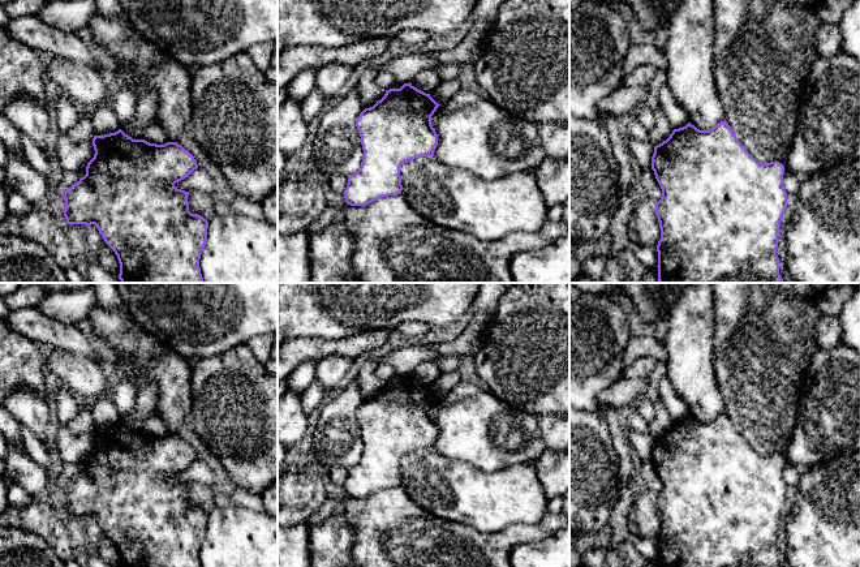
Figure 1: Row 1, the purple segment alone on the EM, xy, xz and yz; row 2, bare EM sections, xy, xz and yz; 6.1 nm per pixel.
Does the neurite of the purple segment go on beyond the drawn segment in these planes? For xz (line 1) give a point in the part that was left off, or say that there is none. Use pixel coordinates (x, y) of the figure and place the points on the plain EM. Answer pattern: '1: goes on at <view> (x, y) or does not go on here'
1: does not go on here

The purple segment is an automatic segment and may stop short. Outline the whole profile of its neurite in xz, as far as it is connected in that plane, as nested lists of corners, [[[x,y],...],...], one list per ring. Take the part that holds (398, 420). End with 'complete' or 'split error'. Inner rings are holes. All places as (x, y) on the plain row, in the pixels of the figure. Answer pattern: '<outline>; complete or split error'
[[[409,374],[400,381],[386,382],[380,392],[360,405],[356,418],[361,429],[364,451],[360,461],[348,469],[343,485],[348,497],[366,498],[379,490],[401,486],[400,459],[416,450],[434,448],[438,426],[431,417],[431,408],[439,398],[430,386]]]; complete

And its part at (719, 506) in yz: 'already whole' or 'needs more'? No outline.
already whole

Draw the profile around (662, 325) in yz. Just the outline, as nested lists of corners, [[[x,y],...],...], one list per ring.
[[[661,310],[659,312],[659,319],[655,325],[655,339],[659,343],[665,342],[665,338],[667,335],[667,330],[668,330],[668,318],[667,318],[667,313],[666,310]]]

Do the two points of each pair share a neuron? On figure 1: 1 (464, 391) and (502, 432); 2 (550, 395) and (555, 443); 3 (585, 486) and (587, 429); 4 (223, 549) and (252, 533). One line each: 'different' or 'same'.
1: same
2: different
3: same
4: same

